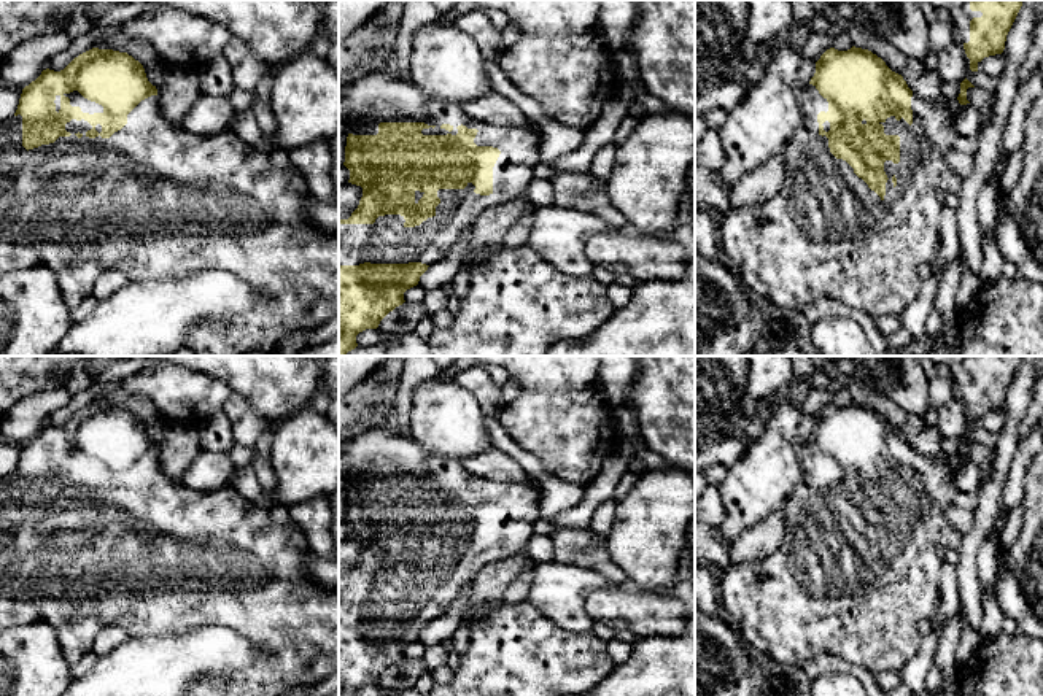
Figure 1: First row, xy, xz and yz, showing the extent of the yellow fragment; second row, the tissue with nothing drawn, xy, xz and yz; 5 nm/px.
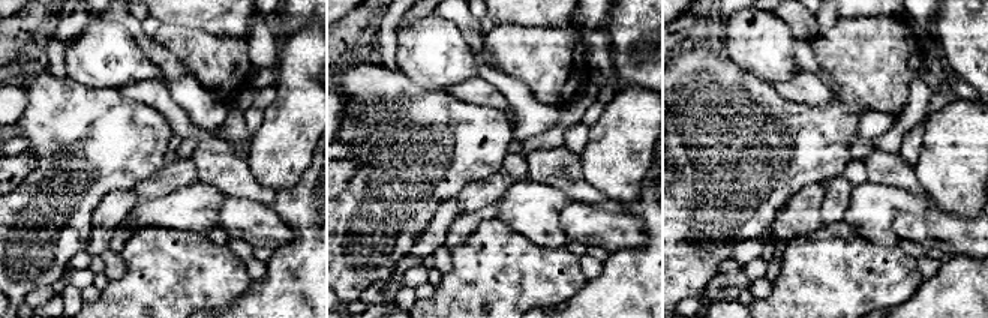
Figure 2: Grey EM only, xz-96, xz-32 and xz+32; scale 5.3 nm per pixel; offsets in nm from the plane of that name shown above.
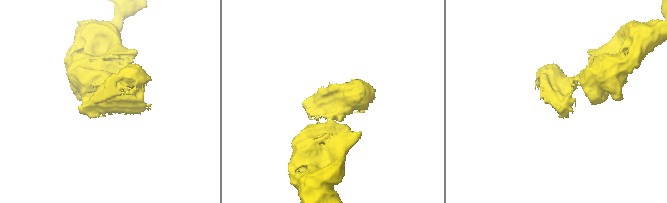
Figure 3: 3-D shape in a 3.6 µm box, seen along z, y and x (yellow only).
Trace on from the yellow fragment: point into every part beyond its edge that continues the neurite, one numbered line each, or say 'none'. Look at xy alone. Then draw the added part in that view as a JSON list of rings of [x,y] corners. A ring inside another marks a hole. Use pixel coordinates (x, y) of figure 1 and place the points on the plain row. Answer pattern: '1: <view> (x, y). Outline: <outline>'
1: xy (153, 556). Outline: [[[157,451],[142,456],[127,470],[127,480],[110,494],[100,491],[89,494],[86,488],[91,485],[92,481],[87,477],[72,475],[65,480],[65,486],[72,489],[70,493],[59,493],[54,499],[27,507],[22,502],[22,472],[13,472],[0,480],[0,632],[35,621],[49,624],[57,632],[68,667],[92,652],[97,634],[107,626],[119,626],[134,639],[186,632],[202,626],[224,626],[261,647],[261,658],[251,667],[229,679],[204,677],[188,696],[281,696],[297,685],[313,686],[339,672],[339,588],[321,586],[308,575],[305,556],[310,548],[307,536],[299,526],[273,523],[266,502],[250,502],[231,483],[210,493],[194,491],[181,485],[164,474]]]

